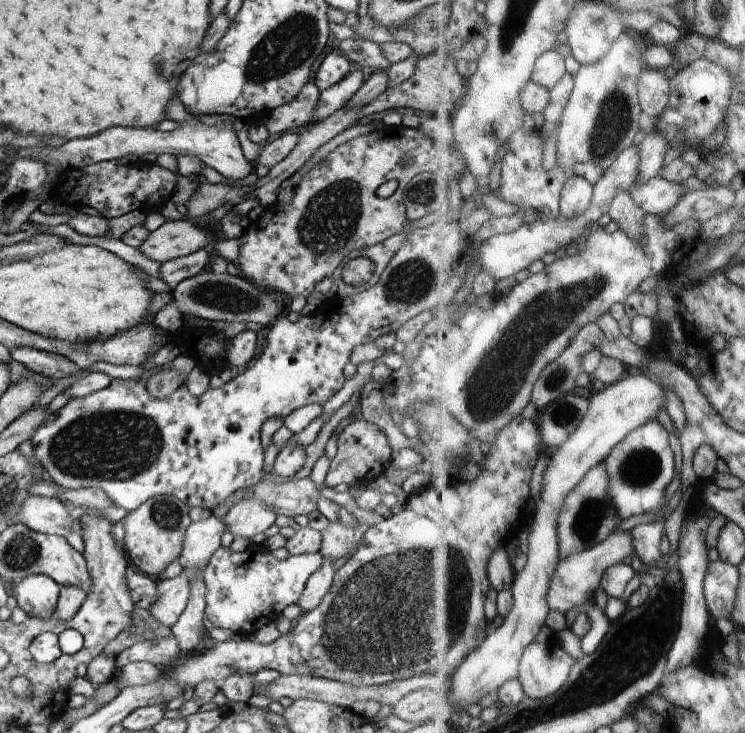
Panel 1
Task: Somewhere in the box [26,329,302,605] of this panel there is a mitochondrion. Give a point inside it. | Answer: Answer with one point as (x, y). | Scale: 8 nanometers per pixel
(108, 444)

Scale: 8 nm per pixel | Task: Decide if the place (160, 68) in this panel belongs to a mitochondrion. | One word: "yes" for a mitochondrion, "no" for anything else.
yes

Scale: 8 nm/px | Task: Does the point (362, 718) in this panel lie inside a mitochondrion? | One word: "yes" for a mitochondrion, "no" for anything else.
no

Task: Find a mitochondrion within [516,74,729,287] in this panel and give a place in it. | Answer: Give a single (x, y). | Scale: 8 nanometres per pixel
(614, 116)

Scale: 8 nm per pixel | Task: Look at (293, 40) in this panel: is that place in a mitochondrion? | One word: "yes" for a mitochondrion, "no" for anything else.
yes

